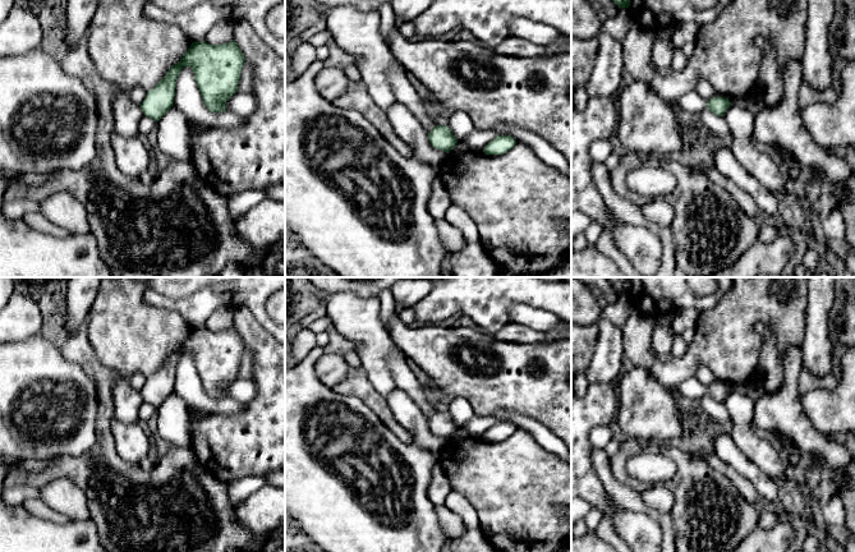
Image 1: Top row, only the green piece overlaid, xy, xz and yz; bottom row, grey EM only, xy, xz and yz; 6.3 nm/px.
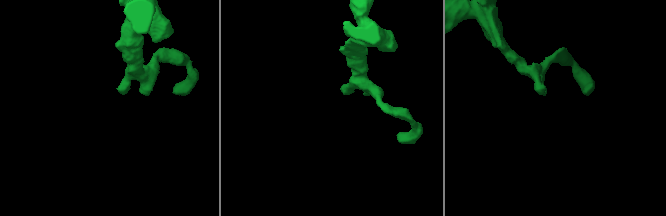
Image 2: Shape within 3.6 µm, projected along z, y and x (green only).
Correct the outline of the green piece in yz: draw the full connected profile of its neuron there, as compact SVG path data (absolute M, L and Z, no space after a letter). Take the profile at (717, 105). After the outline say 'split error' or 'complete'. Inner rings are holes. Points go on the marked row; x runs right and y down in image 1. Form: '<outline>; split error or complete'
M713 97L707 102L707 109L714 115L722 116L731 105L732 104L726 97Z; complete

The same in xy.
M192 42L188 51L166 75L147 92L139 105L156 123L174 106L176 79L184 66L190 66L203 102L211 112L226 111L226 101L238 91L245 58L238 43L210 45Z; complete

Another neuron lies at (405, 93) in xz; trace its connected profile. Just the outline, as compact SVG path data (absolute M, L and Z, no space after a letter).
M390 69L389 78L391 80L396 100L406 105L429 133L436 124L427 116L424 106L422 105L420 95L413 88L405 77L405 70Z

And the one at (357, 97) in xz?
M362 80L351 83L332 104L340 109L360 112L401 156L413 156L412 147L396 135L387 112L376 105Z

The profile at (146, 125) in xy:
M143 116L139 121L139 125L138 125L138 132L139 132L139 135L146 139L147 135L157 126L157 123L148 118L148 116Z

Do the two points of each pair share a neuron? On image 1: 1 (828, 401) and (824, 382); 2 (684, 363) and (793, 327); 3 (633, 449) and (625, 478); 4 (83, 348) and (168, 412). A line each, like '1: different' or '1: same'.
1: different
2: same
3: same
4: different

